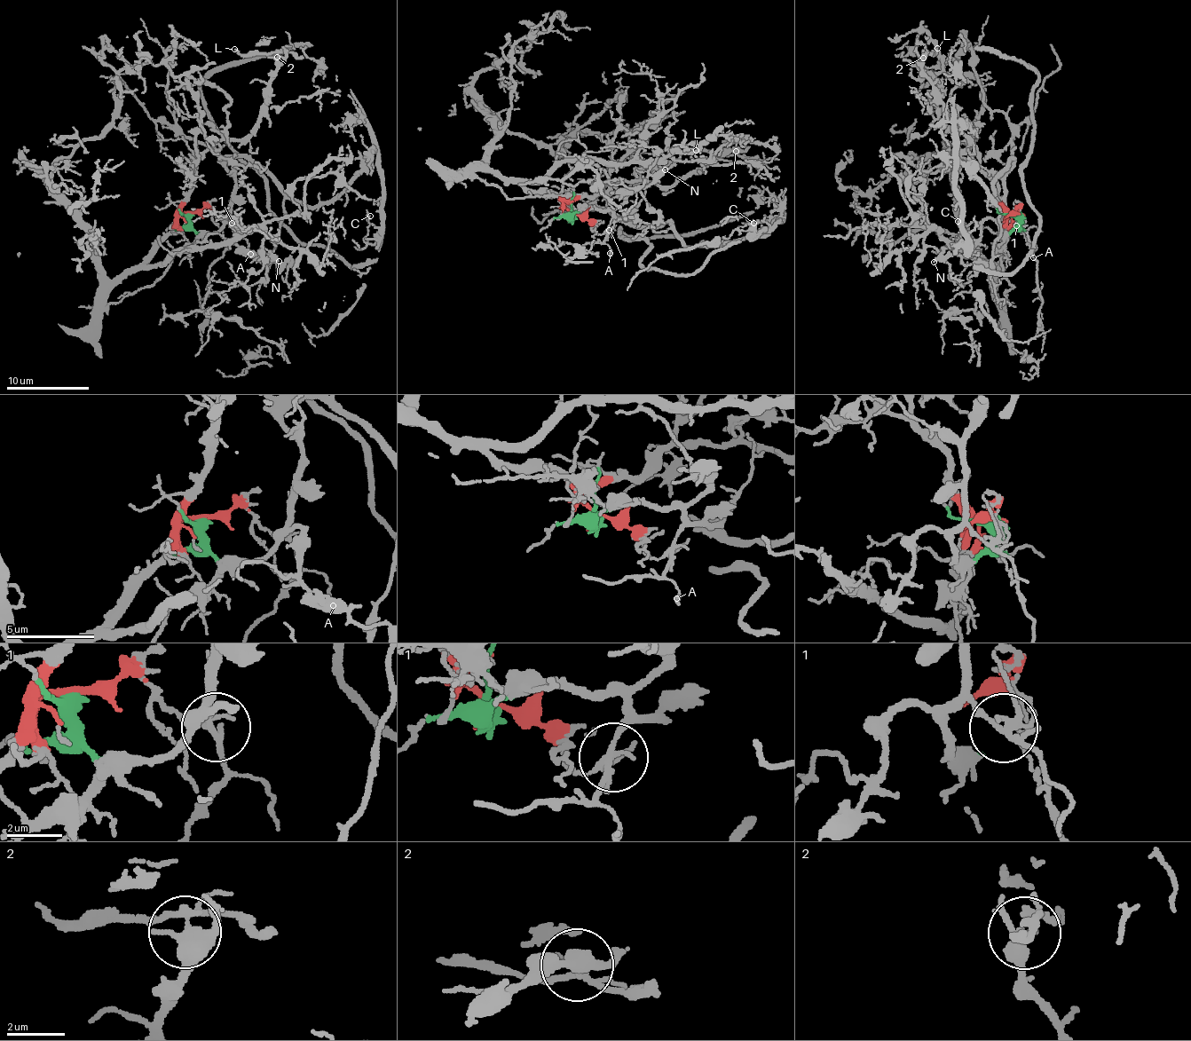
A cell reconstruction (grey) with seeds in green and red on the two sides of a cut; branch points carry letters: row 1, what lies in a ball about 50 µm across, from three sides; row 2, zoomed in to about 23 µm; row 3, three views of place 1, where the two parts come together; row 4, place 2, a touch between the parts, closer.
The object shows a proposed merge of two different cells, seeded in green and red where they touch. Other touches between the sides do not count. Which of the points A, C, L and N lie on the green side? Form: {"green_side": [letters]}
{"green_side": ["A", "C", "N"]}

